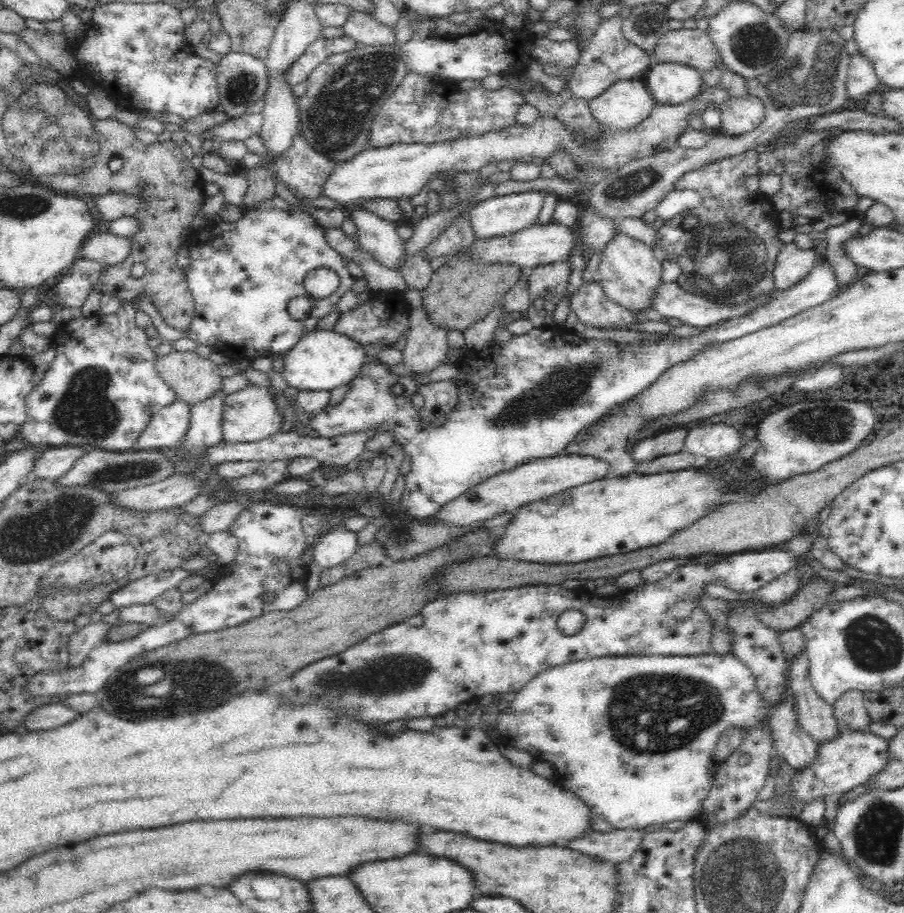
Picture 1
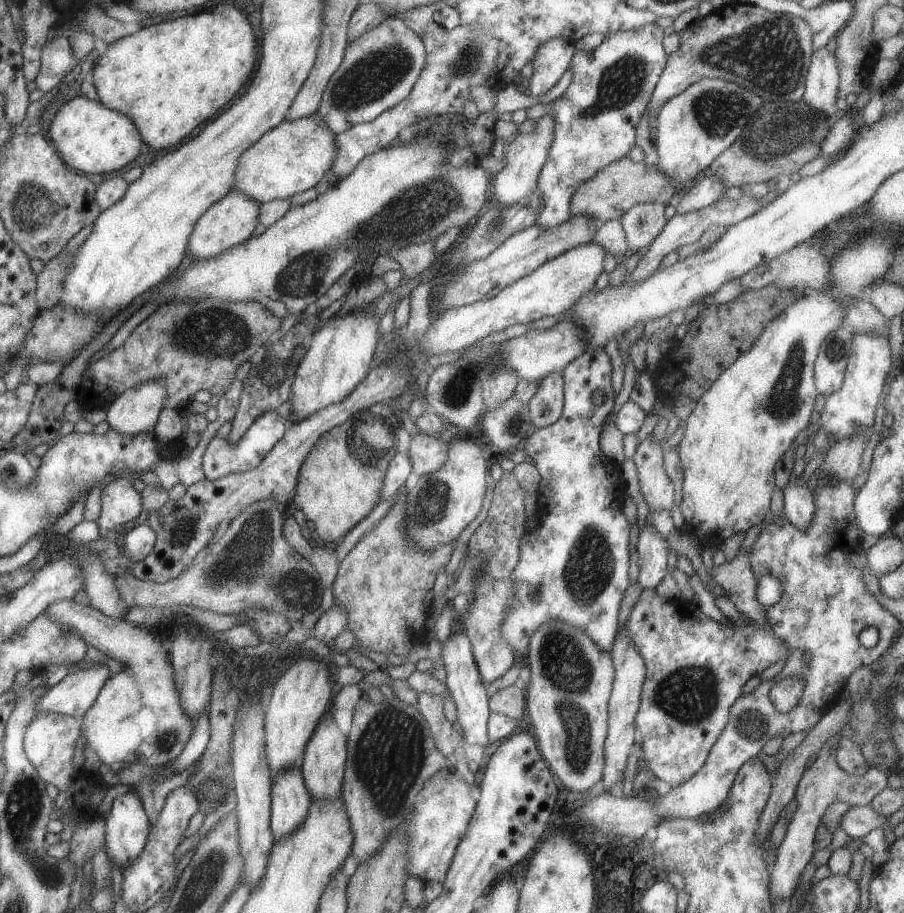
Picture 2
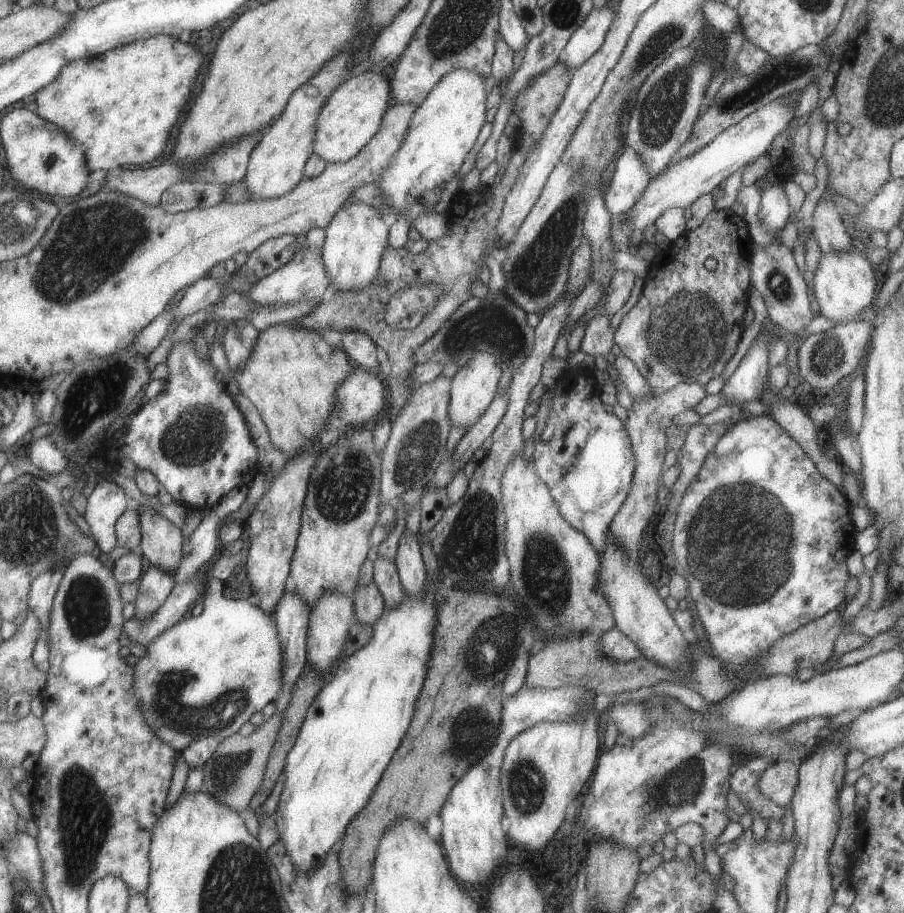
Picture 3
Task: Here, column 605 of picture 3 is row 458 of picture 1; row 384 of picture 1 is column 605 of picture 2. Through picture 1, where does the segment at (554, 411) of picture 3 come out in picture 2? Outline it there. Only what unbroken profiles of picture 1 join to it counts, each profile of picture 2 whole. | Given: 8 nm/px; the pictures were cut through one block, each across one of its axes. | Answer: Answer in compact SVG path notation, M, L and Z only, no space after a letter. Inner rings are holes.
M585 349L577 358L571 360L565 365L562 370L562 379L564 382L564 403L562 406L561 414L558 419L549 426L541 427L535 429L533 433L526 437L520 448L523 448L526 452L526 456L529 456L533 460L535 468L538 470L540 479L538 482L538 487L536 488L536 502L537 502L537 512L536 517L539 520L537 528L532 531L525 531L524 535L519 541L519 552L516 567L510 572L511 580L514 584L514 597L516 600L513 603L508 603L508 608L504 616L501 627L501 636L505 639L505 642L513 649L515 664L517 664L520 659L518 656L523 654L525 660L522 664L528 668L526 664L526 652L528 649L528 636L532 635L532 632L543 623L548 623L553 619L566 622L570 625L575 625L578 629L584 630L585 634L591 638L595 645L599 649L607 651L611 650L616 630L617 630L617 612L619 612L619 602L621 602L621 596L623 596L623 591L629 585L629 576L627 575L628 567L628 548L627 548L627 538L629 538L629 528L627 524L627 519L623 515L622 504L625 497L625 484L617 472L620 465L614 460L609 460L600 449L598 445L598 440L600 437L600 432L602 429L602 423L606 416L612 411L614 393L611 387L611 357L608 356L603 349ZM600 389L605 395L605 401L595 408L592 406L589 397L591 393Z

